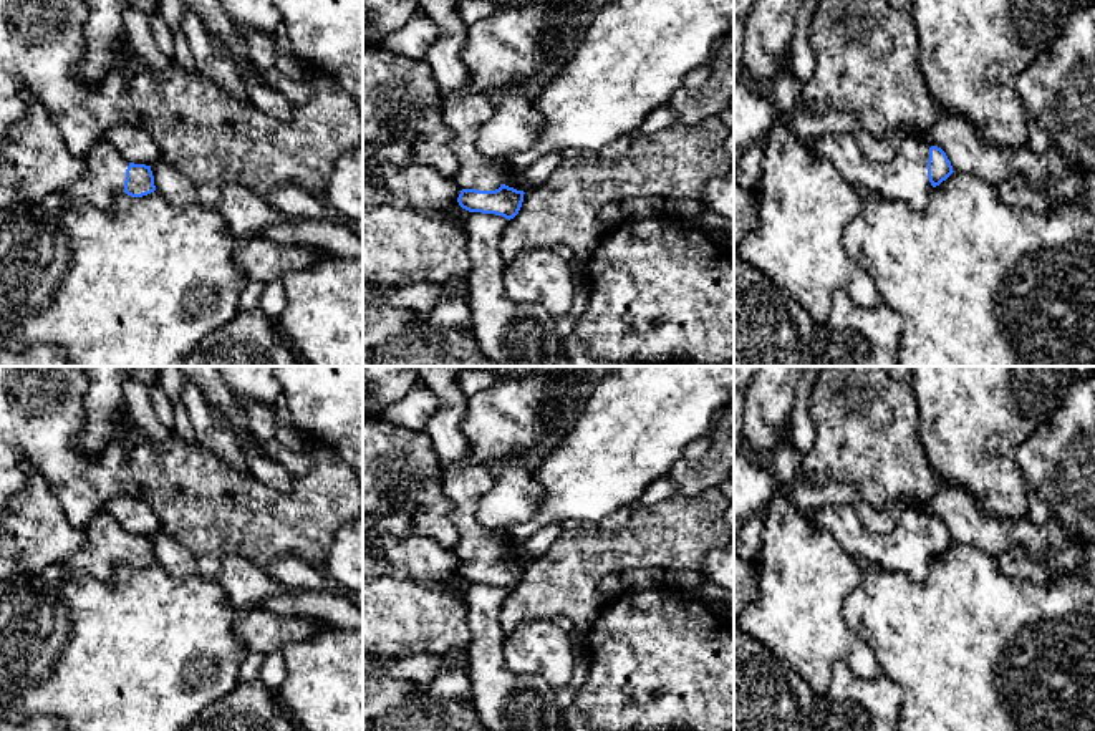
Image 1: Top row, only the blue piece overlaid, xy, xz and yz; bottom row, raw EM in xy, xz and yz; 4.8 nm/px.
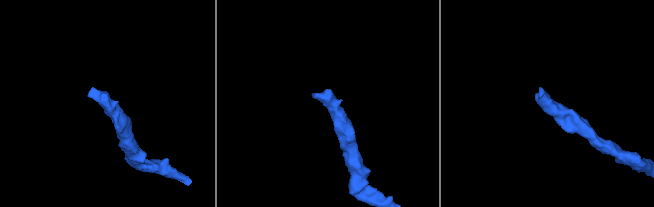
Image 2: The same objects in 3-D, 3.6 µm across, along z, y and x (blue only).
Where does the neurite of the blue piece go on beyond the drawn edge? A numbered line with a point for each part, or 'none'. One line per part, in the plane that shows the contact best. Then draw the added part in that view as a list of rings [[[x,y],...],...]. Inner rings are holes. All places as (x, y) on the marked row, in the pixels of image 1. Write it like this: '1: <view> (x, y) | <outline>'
1: xz (464, 113) | [[[416,0],[441,35],[424,53],[444,101],[442,121],[449,128],[447,149],[456,161],[452,177],[461,189],[495,191],[502,184],[505,166],[477,149],[477,133],[494,114],[490,96],[467,93],[469,70],[462,61],[467,27],[457,7],[461,0]]]

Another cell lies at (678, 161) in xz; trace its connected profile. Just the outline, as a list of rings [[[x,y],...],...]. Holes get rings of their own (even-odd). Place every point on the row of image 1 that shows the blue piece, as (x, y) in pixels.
[[[719,116],[704,118],[696,124],[678,121],[663,131],[639,134],[621,157],[580,156],[563,161],[542,186],[523,194],[519,214],[509,220],[500,237],[502,259],[509,262],[525,249],[567,244],[578,260],[586,262],[605,234],[598,211],[606,202],[620,204],[636,196],[702,199],[709,179],[734,169],[734,159],[724,148],[727,134],[729,128]]]

